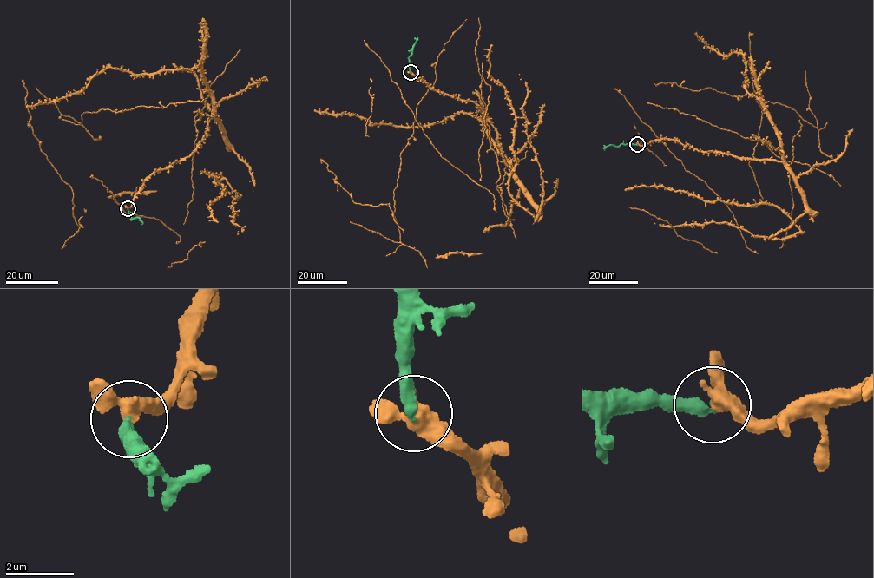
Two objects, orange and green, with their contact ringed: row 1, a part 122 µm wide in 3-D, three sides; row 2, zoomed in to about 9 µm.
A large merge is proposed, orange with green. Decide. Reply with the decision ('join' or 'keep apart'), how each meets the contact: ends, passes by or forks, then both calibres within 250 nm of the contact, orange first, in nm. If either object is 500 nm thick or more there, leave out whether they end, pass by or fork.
join; orange passes by; green ends; calibres 460 and 340 nm

